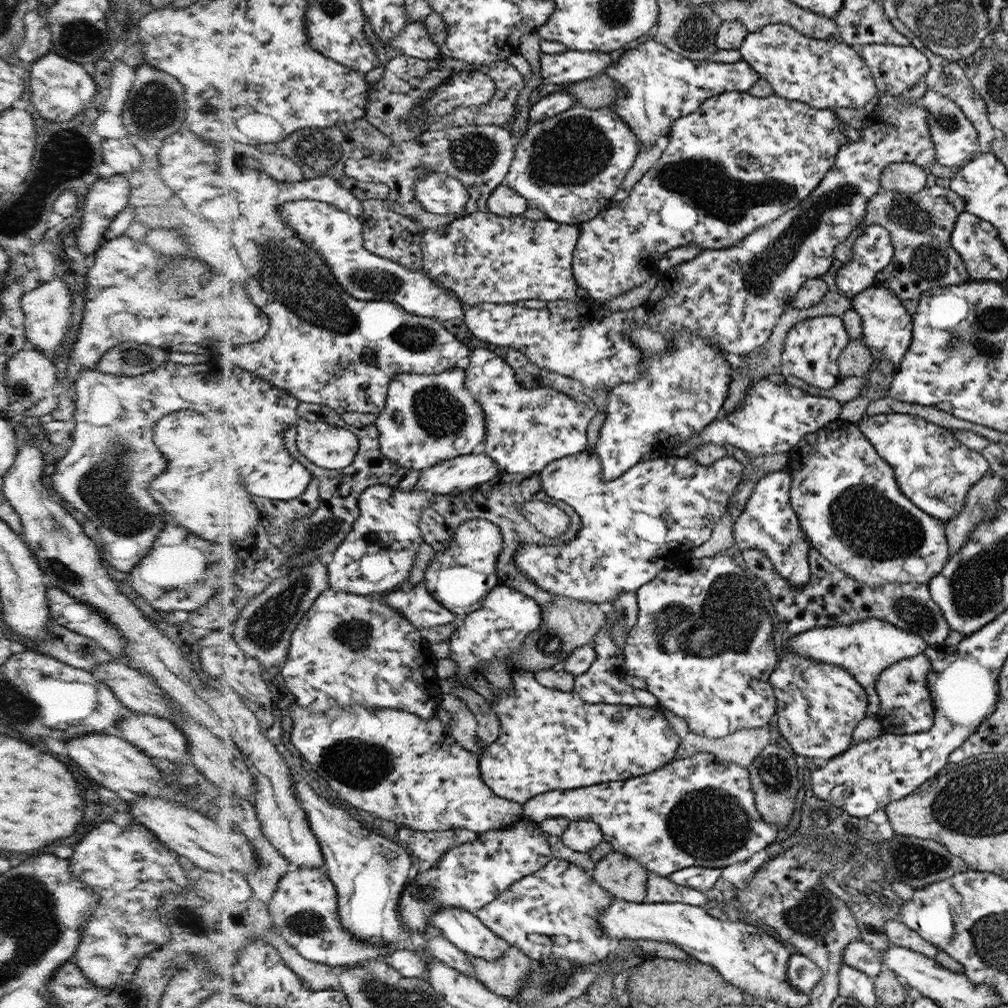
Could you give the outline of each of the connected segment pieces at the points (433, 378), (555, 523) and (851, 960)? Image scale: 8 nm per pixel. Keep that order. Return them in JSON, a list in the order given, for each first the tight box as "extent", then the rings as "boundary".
[{"extent":[376,363,488,471],"boundary":[[[466,363],[440,374],[399,374],[390,385],[387,409],[376,420],[384,454],[402,466],[425,471],[441,462],[477,451],[485,443],[488,431],[484,409],[470,392],[467,380]]]},{"extent":[516,500,570,538],"boundary":[[[532,500],[516,505],[516,510],[542,534],[556,538],[568,530],[570,517],[561,508],[546,502]]]},{"extent":[843,940,883,979],"boundary":[[[861,940],[852,941],[843,954],[843,962],[852,968],[866,974],[871,979],[883,970],[882,962],[877,950]]]}]

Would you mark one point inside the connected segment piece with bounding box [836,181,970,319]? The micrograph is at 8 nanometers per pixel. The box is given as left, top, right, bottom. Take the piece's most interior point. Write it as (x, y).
(921, 224)

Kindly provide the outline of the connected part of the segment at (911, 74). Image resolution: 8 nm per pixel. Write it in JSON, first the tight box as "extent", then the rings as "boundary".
{"extent":[857,44,930,98],"boundary":[[[865,44],[857,49],[876,79],[877,98],[907,93],[930,70],[928,58],[912,44]]]}

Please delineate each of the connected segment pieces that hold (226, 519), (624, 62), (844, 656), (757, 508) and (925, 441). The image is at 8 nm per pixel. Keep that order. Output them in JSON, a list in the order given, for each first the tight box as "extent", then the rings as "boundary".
[{"extent":[51,358,362,572],"boundary":[[[205,358],[204,362],[200,362],[197,365],[175,363],[174,361],[168,359],[166,362],[164,362],[164,364],[161,364],[160,366],[157,366],[156,368],[153,368],[148,372],[145,372],[144,374],[134,377],[118,376],[117,378],[115,378],[112,374],[104,374],[98,368],[87,368],[87,370],[80,371],[79,377],[75,380],[74,385],[75,394],[77,397],[75,398],[76,417],[74,420],[76,425],[73,431],[71,432],[72,446],[70,446],[66,450],[66,456],[64,455],[64,457],[61,458],[55,466],[55,473],[51,476],[51,480],[53,482],[52,487],[57,491],[59,496],[63,498],[64,502],[70,502],[70,504],[72,504],[72,506],[74,506],[76,510],[82,512],[82,514],[84,514],[84,516],[86,516],[88,520],[92,520],[96,528],[99,530],[101,538],[100,554],[102,555],[102,558],[108,560],[108,562],[110,562],[110,564],[112,564],[114,568],[120,570],[120,572],[130,572],[131,568],[134,565],[136,565],[137,562],[140,562],[142,558],[144,558],[148,554],[148,552],[150,552],[150,548],[152,548],[152,545],[156,540],[156,537],[162,532],[162,530],[165,530],[163,526],[164,523],[168,522],[168,520],[172,521],[174,524],[187,528],[190,532],[192,532],[192,534],[196,534],[199,537],[204,538],[204,540],[216,543],[232,542],[236,544],[237,542],[245,541],[246,538],[248,538],[252,534],[253,528],[258,524],[258,522],[260,522],[261,511],[256,507],[257,504],[254,502],[253,497],[266,497],[272,500],[287,501],[301,497],[306,492],[306,489],[309,487],[309,484],[313,481],[313,478],[316,476],[311,470],[308,470],[308,468],[306,468],[305,464],[301,464],[300,461],[297,458],[294,458],[294,456],[292,456],[292,453],[286,449],[286,430],[288,430],[288,426],[290,426],[290,424],[294,424],[298,426],[298,428],[300,428],[300,449],[309,459],[311,459],[319,467],[324,467],[327,469],[344,469],[346,467],[349,467],[351,464],[354,464],[354,461],[357,459],[357,456],[359,455],[360,445],[362,445],[360,443],[360,437],[358,437],[358,434],[352,432],[351,430],[324,422],[309,421],[302,418],[299,415],[299,406],[302,404],[302,402],[297,396],[291,394],[291,392],[288,392],[287,390],[282,390],[281,388],[274,386],[269,380],[266,380],[261,376],[256,376],[253,372],[250,372],[245,368],[235,368],[233,364],[218,364],[214,358]]]},{"extent":[604,39,758,146],"boundary":[[[654,39],[627,49],[616,64],[610,64],[604,71],[617,82],[612,109],[632,127],[644,146],[663,144],[674,121],[692,114],[709,98],[732,91],[746,92],[758,82],[757,69],[750,64],[746,68],[744,60],[734,63],[695,61],[676,54]]]},{"extent":[785,618,930,717],"boundary":[[[869,618],[866,621],[858,621],[857,624],[818,627],[789,636],[785,648],[790,652],[796,652],[806,660],[818,664],[841,666],[842,670],[848,671],[865,688],[866,695],[869,697],[868,716],[878,717],[881,699],[877,694],[877,679],[881,677],[882,671],[898,662],[925,653],[928,646],[930,645],[925,642],[925,639],[917,634],[910,634],[910,631],[899,629],[889,622]]]},{"extent":[733,467,813,588],"boundary":[[[788,467],[765,475],[758,481],[742,514],[737,517],[733,536],[739,550],[760,549],[773,562],[774,568],[793,586],[800,588],[809,581],[809,550],[813,548],[804,527],[793,509],[791,498],[791,474]]]},{"extent":[856,413,989,523],"boundary":[[[903,413],[875,414],[863,416],[856,425],[893,467],[902,494],[943,523],[957,516],[970,488],[989,470],[988,459],[962,444],[954,431],[923,418]]]}]

